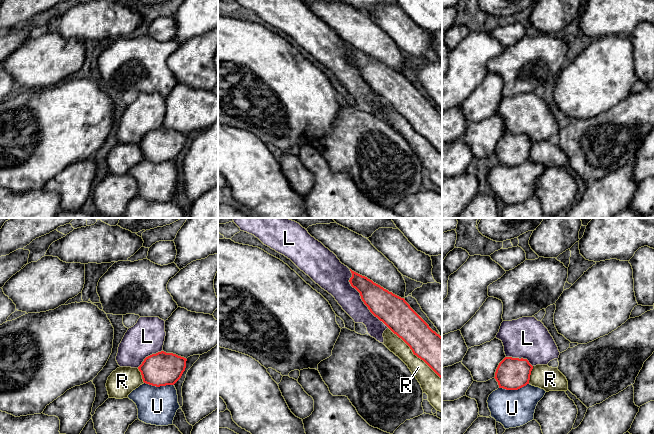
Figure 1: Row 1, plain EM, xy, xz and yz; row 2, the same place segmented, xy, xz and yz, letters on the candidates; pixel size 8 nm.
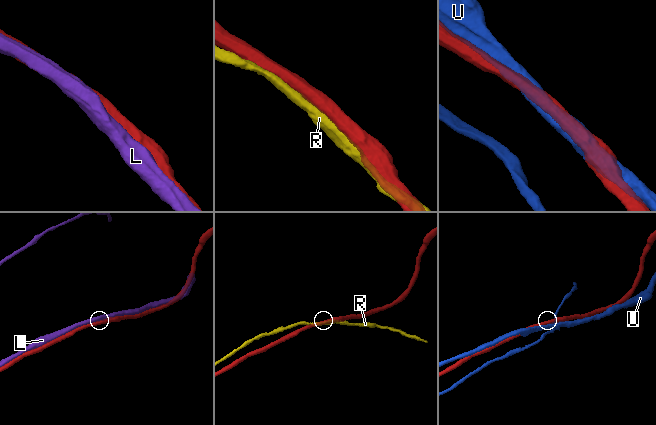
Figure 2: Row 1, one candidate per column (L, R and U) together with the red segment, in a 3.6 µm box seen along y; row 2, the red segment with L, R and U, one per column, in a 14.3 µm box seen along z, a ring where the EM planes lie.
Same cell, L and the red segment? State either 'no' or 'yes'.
no

